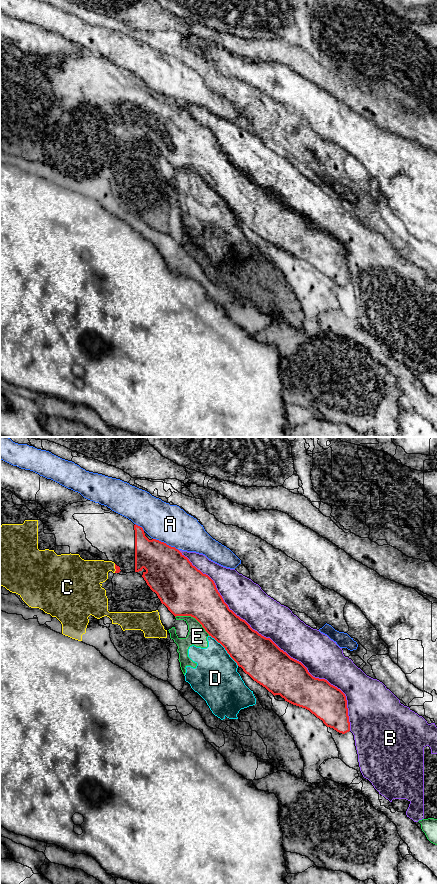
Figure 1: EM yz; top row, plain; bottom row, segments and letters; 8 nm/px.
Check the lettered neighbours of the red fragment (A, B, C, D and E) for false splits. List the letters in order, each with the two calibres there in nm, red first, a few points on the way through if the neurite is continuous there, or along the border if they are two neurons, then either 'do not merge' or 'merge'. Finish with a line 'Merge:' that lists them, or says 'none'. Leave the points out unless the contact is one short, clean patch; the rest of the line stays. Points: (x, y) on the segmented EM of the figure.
A: 360 nm thick on the red side, 300 nm on the other; do not merge
B: 340 nm thick on the red side, 300 nm on the other; do not merge
C: 40 nm thick on the red side, 260 nm on the other; merge
D: 320 nm thick on the red side, 360 nm on the other; do not merge
E: 400 nm thick on the red side, 160 nm on the other; do not merge
Merge: C

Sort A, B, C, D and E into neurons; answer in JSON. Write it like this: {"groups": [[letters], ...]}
{"groups": [["A"], ["B"], ["C"], ["D", "E"]]}

